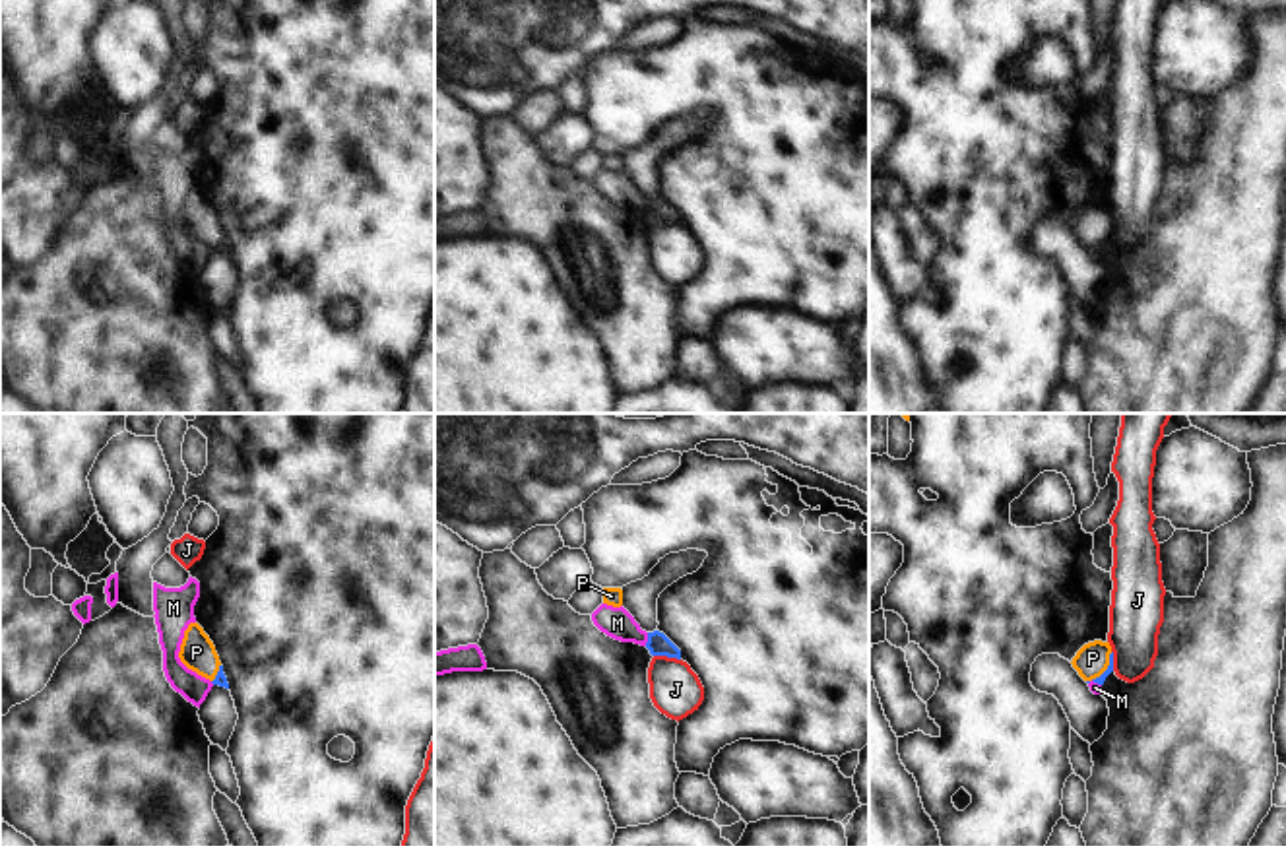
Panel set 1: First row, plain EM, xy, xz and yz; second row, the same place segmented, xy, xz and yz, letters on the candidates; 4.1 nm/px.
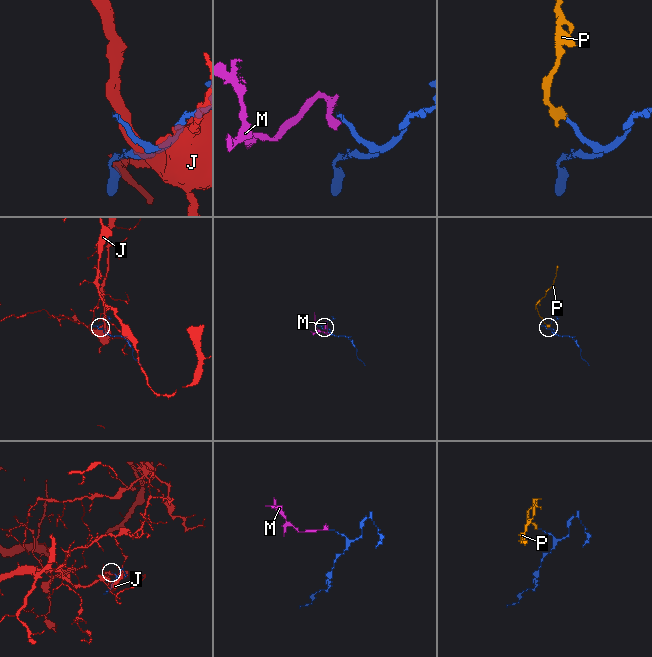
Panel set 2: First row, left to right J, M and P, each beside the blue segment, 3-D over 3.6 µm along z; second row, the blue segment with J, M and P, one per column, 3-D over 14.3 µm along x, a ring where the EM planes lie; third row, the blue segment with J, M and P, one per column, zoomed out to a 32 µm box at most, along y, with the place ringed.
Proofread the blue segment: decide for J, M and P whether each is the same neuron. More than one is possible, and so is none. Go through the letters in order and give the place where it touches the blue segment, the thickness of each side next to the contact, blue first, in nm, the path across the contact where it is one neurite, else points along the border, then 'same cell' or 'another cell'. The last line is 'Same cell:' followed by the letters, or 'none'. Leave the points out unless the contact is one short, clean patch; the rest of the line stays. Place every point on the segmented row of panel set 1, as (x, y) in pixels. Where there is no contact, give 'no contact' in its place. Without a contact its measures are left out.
J: contact xz (668, 656); calibres 90 and 220 nm; another cell
M: contact xz (648, 639); calibres 90 and 130 nm; border xz (648, 633), (644, 645); another cell
P: contact yz (1106, 670); calibres 40 and 140 nm; way yz (1100, 680), (1106, 670), (1093, 658); same cell
Same cell: P

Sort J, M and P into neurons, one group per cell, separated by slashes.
J / M / P

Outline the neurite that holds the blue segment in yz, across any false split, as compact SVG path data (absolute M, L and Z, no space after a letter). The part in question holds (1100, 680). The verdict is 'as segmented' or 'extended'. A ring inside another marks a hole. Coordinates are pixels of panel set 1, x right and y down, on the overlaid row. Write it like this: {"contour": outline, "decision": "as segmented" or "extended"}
{"contour": "M1102 640L1088 642L1077 652L1071 664L1084 681L1104 685L1106 677L1113 671L1111 646Z", "decision": "extended"}

